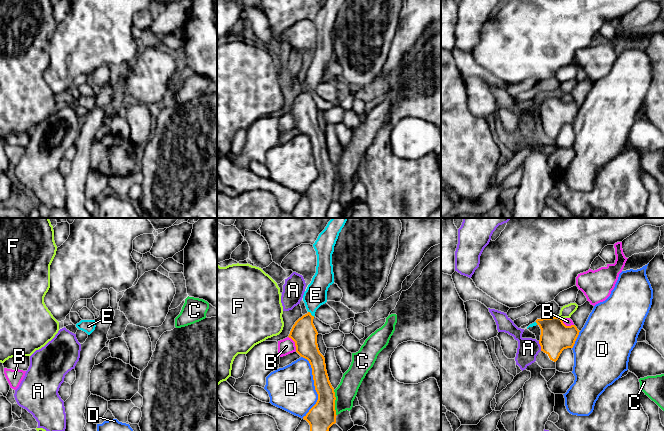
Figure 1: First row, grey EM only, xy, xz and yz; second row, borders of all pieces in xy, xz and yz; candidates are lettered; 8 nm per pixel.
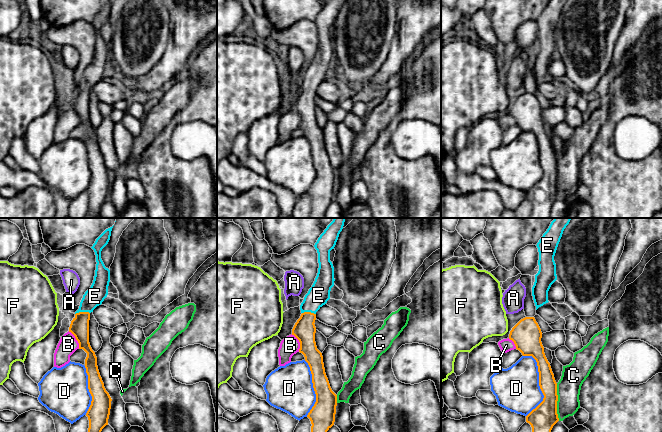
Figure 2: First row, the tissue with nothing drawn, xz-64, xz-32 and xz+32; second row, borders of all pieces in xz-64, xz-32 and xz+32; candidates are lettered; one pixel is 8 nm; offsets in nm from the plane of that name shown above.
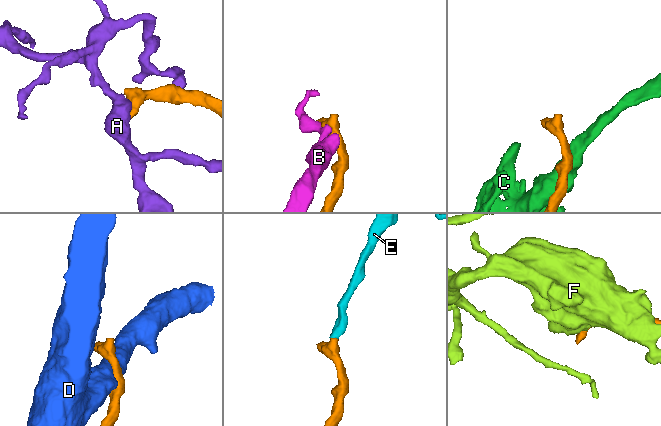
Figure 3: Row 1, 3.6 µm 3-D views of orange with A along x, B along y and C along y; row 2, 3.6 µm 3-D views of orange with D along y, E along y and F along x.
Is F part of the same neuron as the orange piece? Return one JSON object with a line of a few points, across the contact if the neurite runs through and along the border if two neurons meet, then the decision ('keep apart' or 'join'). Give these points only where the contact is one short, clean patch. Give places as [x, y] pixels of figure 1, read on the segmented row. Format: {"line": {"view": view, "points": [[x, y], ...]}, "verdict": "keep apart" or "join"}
{"verdict": "keep apart"}

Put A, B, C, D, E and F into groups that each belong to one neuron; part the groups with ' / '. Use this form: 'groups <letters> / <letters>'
groups A / B / C / D / E / F

